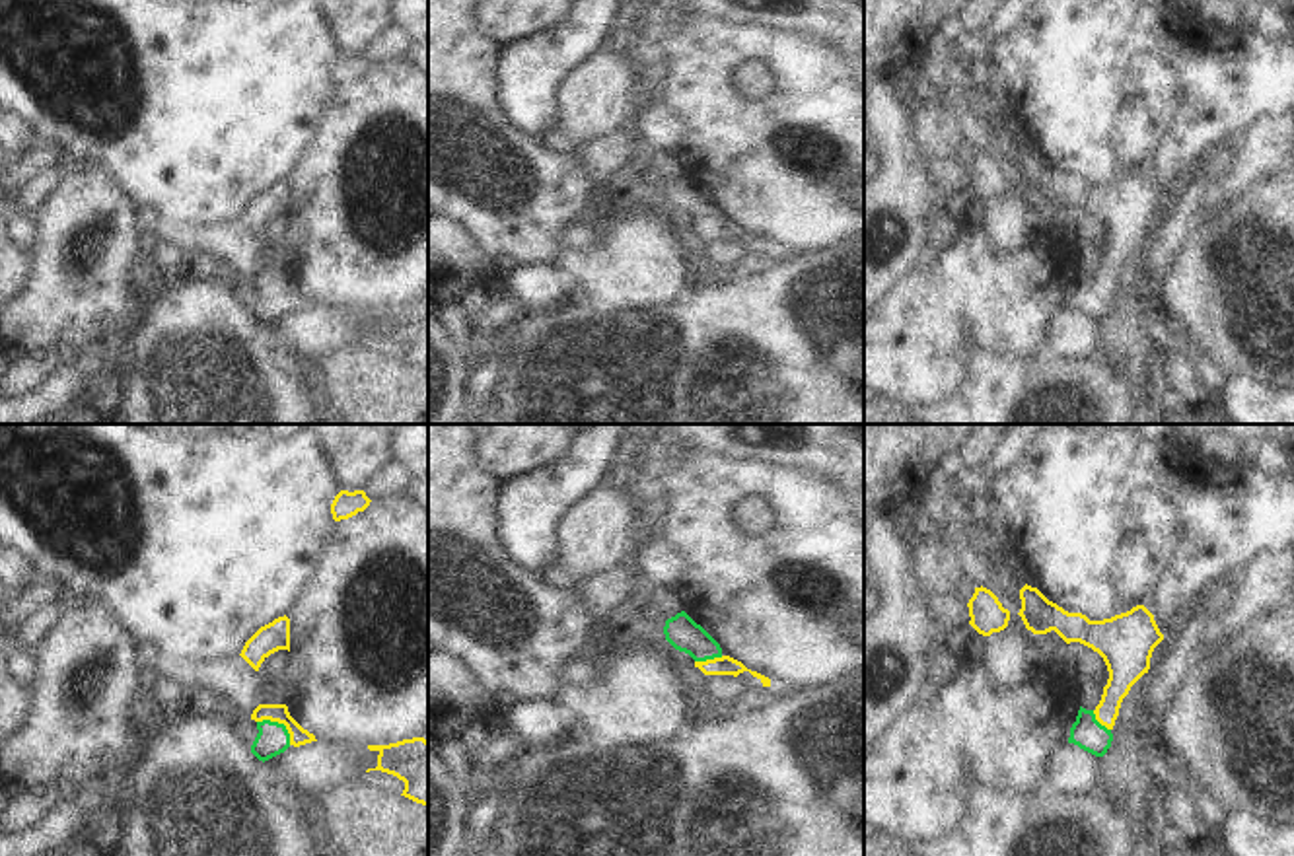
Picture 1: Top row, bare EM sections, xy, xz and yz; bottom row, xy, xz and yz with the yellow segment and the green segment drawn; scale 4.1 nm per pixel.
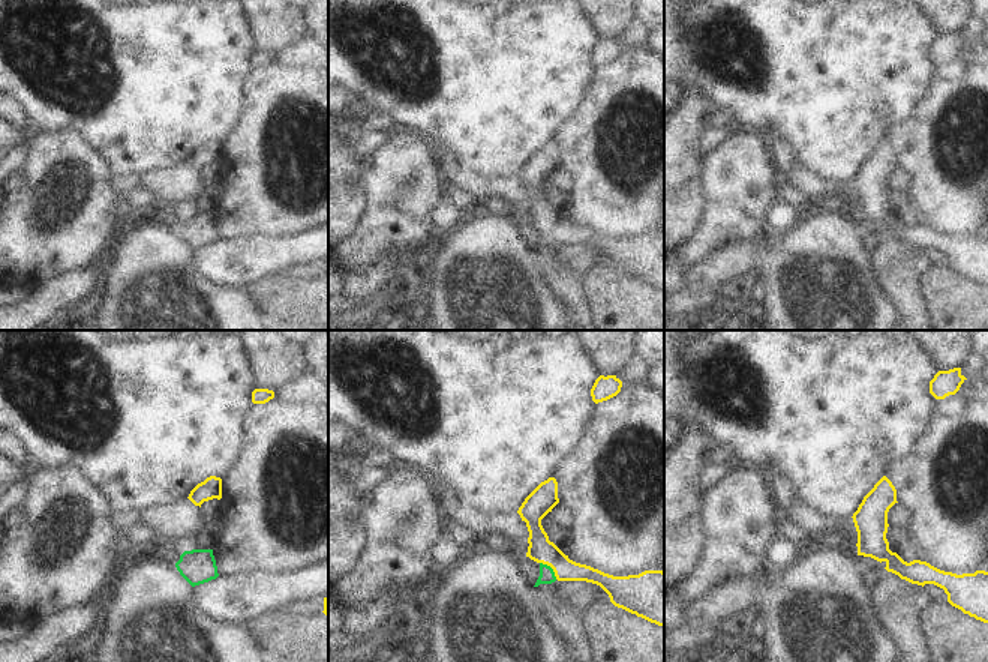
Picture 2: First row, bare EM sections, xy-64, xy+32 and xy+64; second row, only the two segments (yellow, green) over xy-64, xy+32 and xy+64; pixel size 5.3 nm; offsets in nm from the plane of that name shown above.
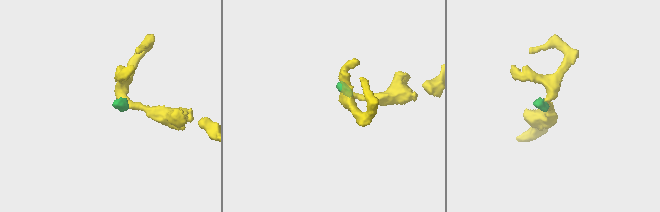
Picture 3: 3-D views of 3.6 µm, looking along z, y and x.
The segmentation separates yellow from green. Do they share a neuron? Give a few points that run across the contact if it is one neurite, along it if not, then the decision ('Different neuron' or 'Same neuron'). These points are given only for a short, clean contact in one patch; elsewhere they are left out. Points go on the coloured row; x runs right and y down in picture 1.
Line: xy (275, 713), (281, 722), (273, 738). Same neuron

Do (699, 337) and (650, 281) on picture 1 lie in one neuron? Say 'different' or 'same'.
different

